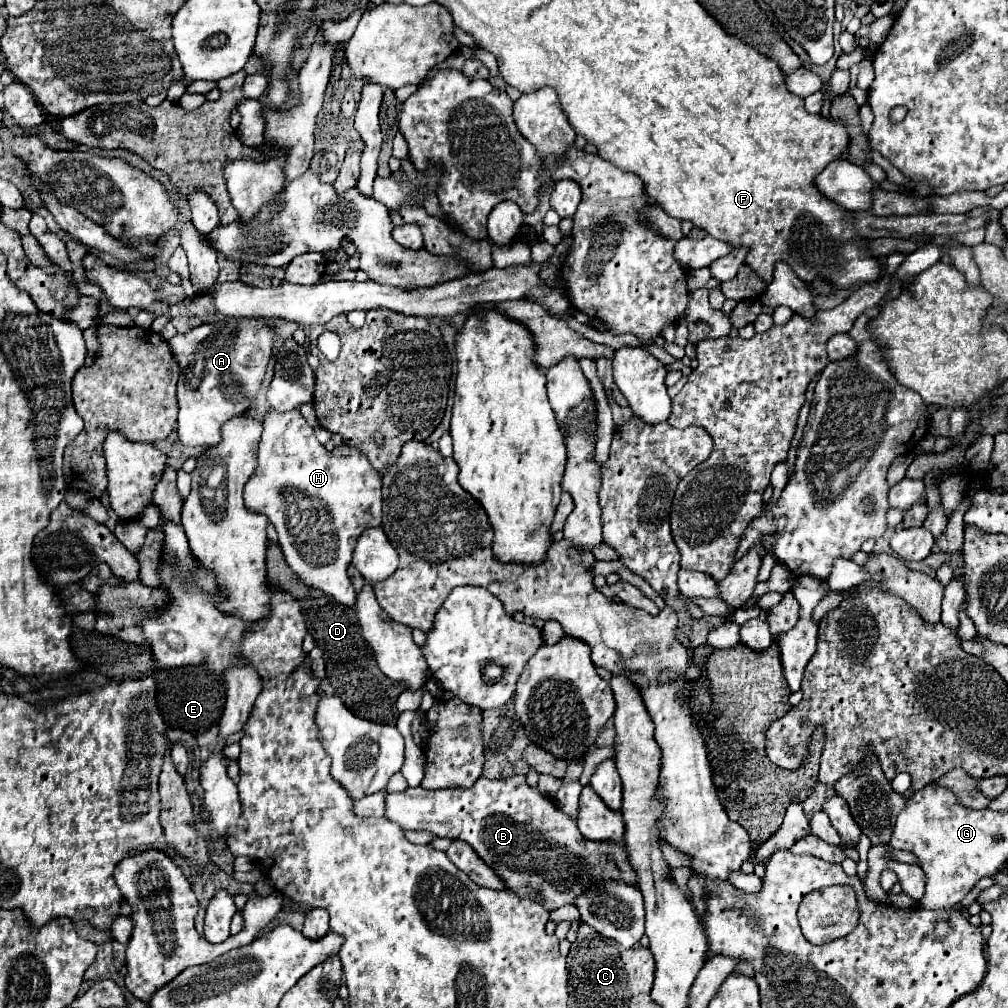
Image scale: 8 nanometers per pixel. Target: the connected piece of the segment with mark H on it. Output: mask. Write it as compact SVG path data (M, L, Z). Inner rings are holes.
M270 411L262 425L264 429L258 449L258 469L244 487L246 507L254 513L266 515L274 525L284 559L304 585L320 589L338 603L352 607L356 603L356 593L348 579L348 565L352 561L352 551L358 537L368 527L380 527L382 523L382 479L362 451L356 451L346 443L338 445L334 451L326 451L300 411Z

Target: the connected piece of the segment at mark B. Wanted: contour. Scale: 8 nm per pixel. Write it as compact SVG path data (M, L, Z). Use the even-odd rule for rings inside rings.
M514 775L502 781L490 781L490 779L478 779L470 789L442 789L442 791L428 791L422 787L406 789L404 793L388 793L386 795L386 817L394 823L398 823L404 831L430 831L436 837L448 837L448 839L462 839L466 841L514 891L518 897L524 899L536 899L538 895L544 899L544 907L558 909L566 903L572 903L584 889L590 885L598 885L604 881L626 881L636 883L636 873L632 865L628 863L628 855L622 843L598 843L588 841L578 831L576 823L564 815L552 799L544 797L538 789L532 789L526 785L522 775Z

